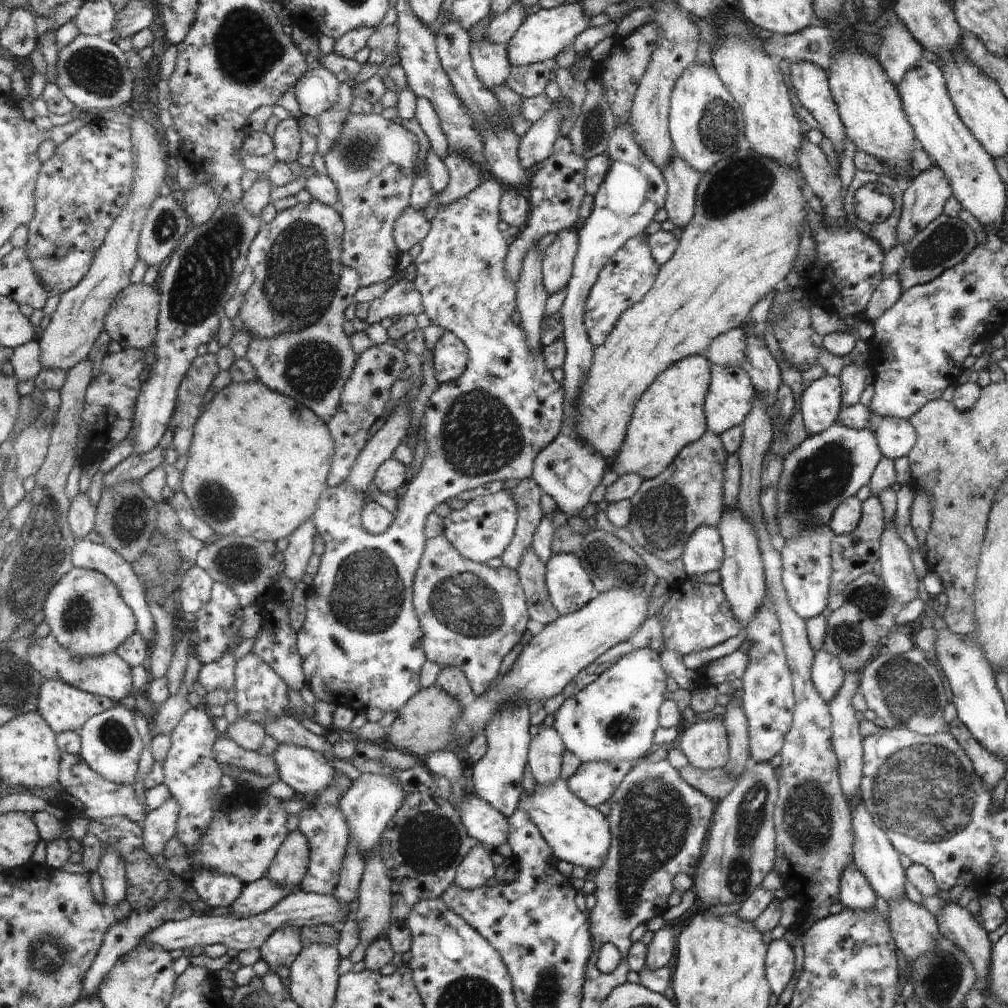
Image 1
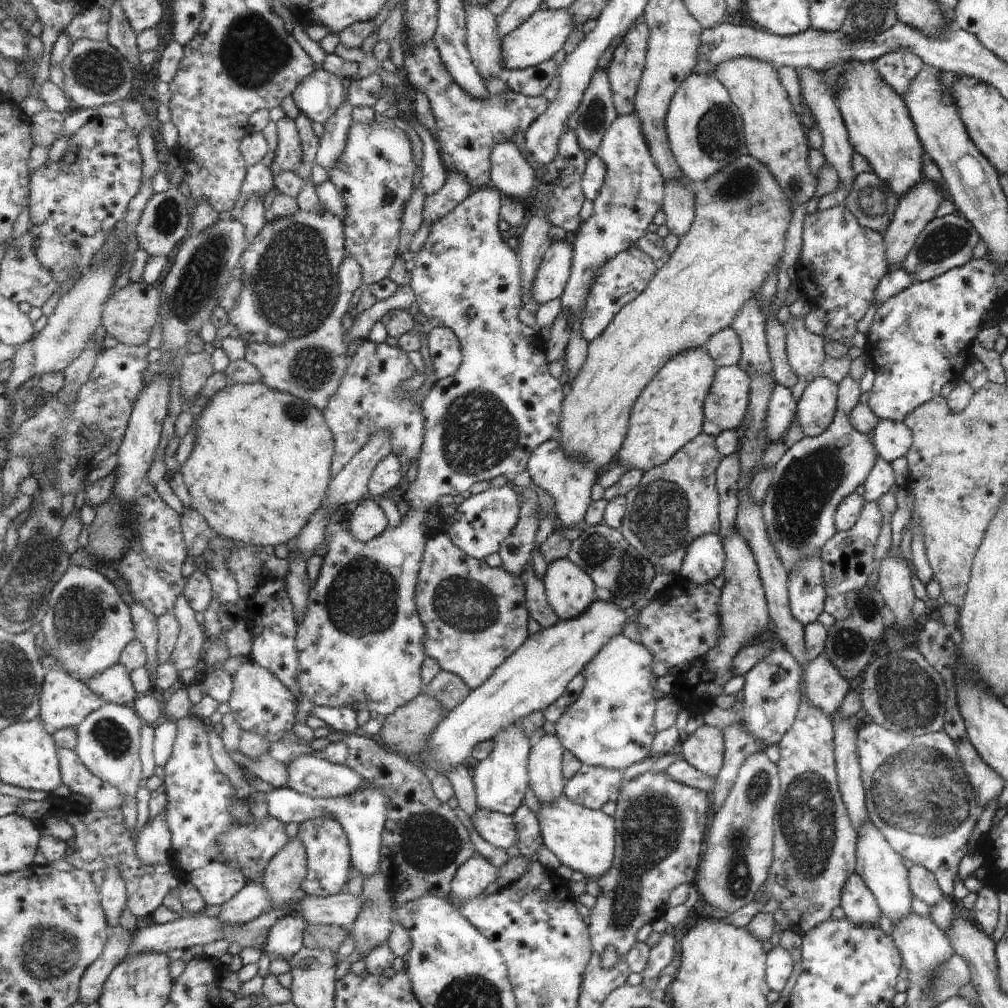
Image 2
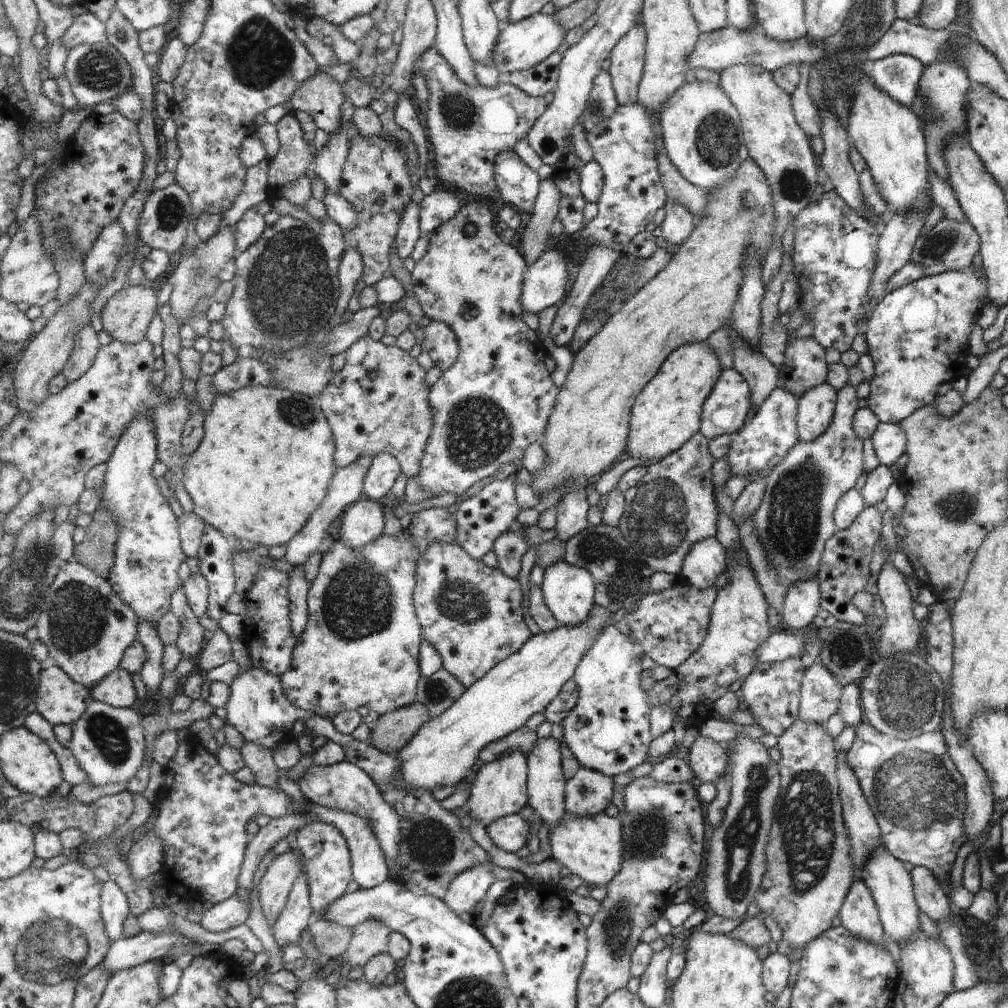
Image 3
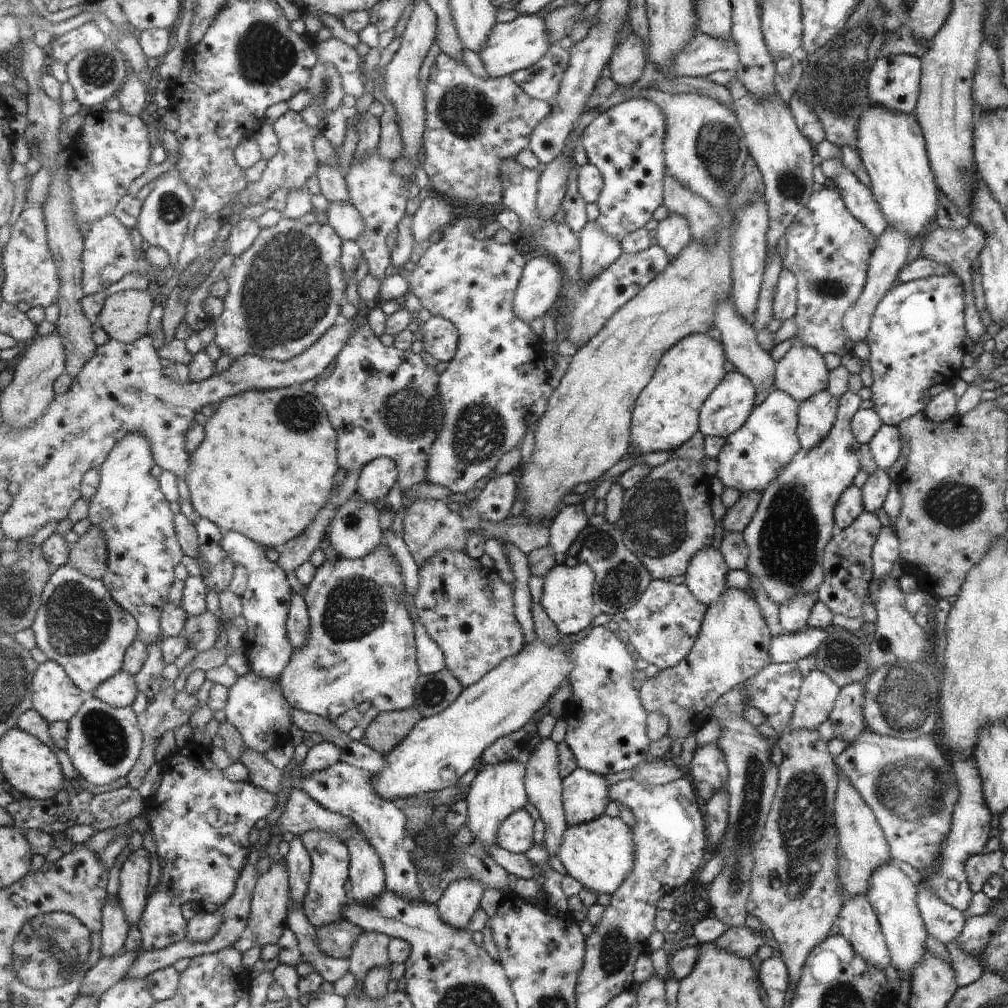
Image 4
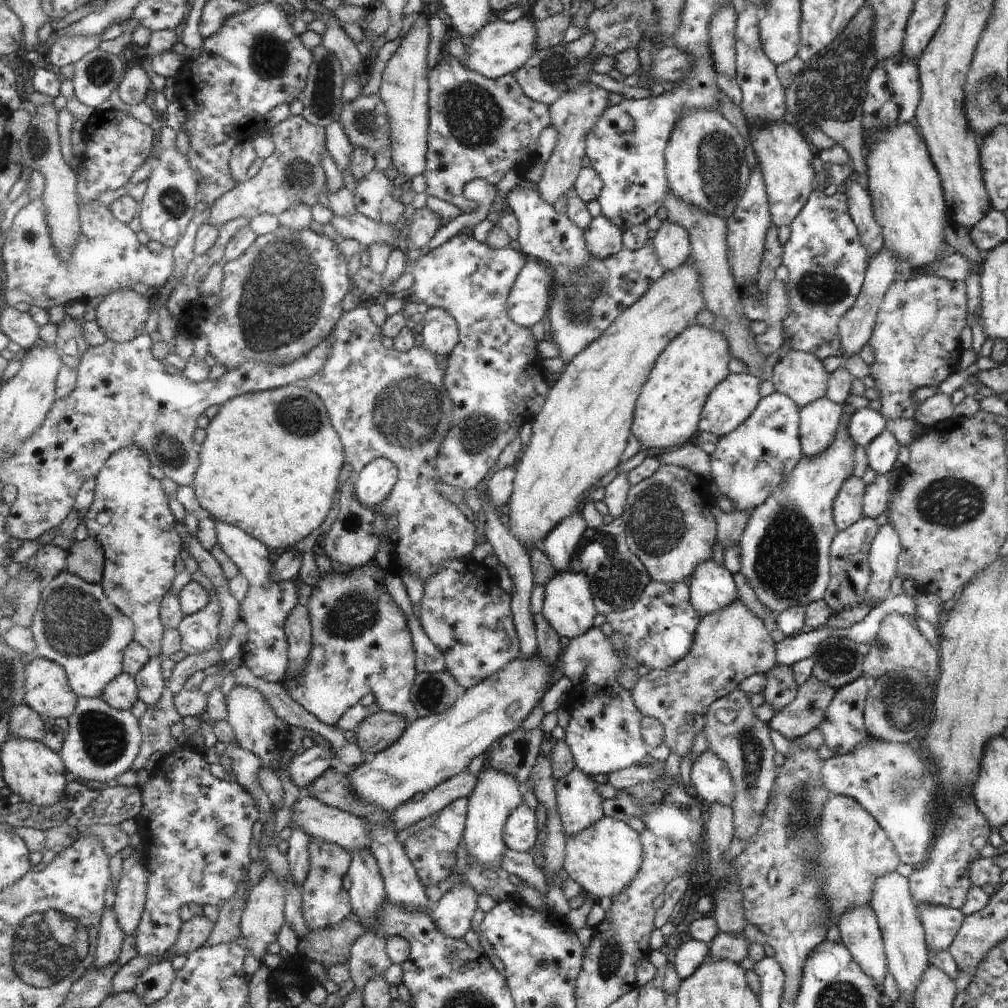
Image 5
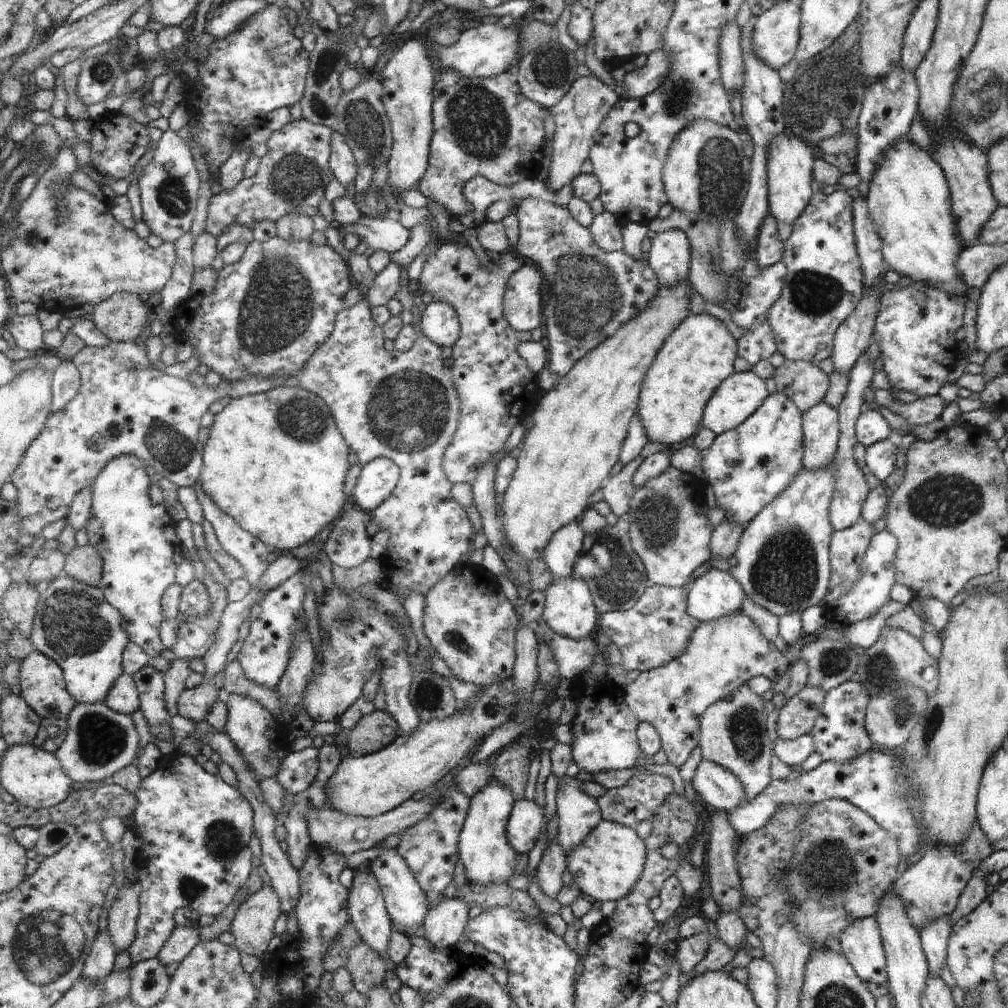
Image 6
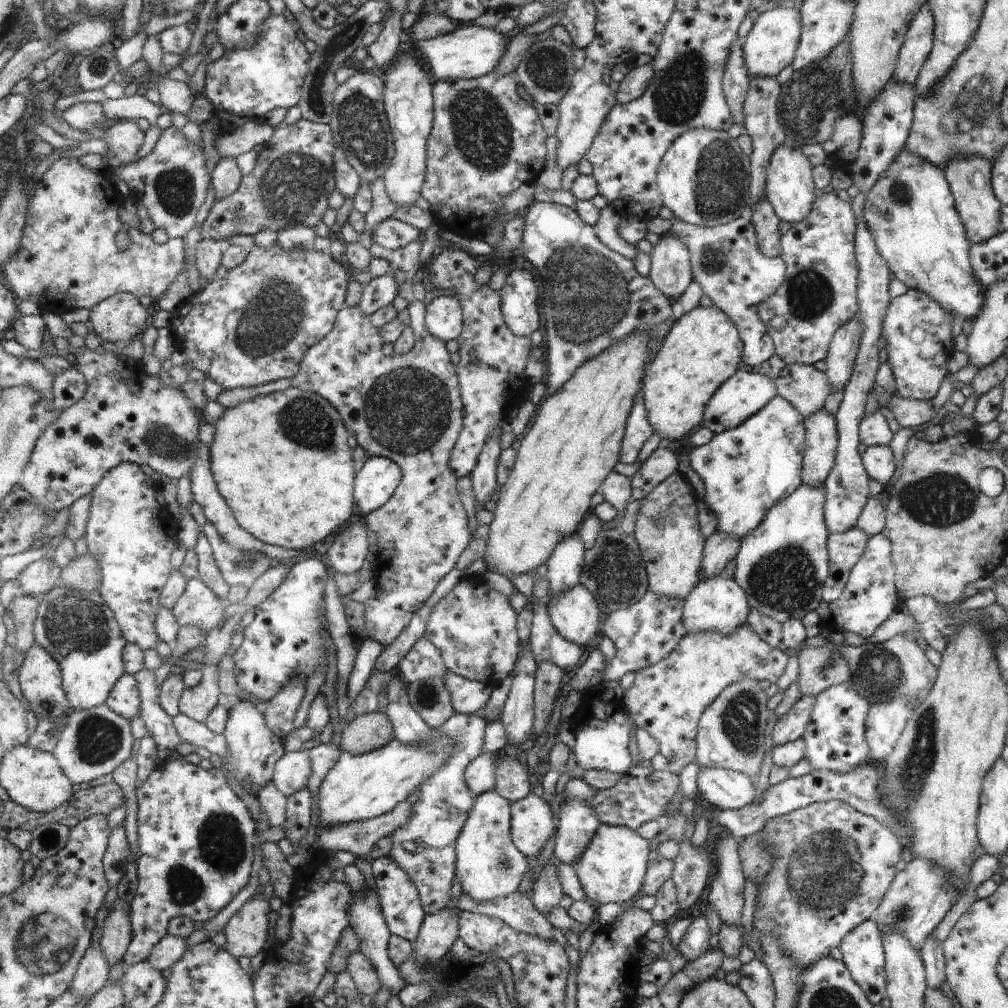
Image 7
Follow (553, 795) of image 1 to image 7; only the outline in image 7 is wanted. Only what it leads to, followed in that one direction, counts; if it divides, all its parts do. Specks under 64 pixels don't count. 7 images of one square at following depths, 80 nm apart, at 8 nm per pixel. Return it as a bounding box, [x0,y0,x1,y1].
[577,824,652,904]

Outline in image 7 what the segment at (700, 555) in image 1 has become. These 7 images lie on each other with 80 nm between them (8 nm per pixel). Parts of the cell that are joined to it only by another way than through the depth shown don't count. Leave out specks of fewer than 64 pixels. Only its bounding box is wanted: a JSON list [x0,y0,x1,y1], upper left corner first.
[683,575,749,634]

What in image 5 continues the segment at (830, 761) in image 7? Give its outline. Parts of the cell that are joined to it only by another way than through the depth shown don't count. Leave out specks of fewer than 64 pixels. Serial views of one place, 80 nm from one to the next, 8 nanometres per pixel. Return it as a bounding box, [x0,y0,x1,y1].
[817,676,868,755]

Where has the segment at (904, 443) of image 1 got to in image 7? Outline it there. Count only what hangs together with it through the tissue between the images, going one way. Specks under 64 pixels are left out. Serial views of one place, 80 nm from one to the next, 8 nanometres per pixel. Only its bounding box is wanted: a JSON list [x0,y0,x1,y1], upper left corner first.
[860,445,895,486]

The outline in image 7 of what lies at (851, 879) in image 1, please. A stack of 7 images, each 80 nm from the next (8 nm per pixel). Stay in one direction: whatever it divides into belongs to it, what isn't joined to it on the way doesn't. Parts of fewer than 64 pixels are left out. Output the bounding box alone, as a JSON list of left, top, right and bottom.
[839,919,886,1006]

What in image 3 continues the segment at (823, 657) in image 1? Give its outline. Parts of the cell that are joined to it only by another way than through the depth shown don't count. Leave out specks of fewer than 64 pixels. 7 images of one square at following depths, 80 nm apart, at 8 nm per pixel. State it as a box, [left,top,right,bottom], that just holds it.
[798,662,842,724]

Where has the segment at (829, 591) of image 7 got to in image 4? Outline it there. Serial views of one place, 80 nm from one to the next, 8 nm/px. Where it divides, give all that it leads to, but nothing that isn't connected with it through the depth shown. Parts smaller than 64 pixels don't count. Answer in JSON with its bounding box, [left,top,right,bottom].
[816,511,881,618]

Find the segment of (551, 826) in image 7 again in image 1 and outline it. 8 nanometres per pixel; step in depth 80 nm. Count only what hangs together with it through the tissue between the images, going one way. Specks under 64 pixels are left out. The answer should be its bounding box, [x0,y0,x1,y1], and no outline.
[457,793,509,849]

